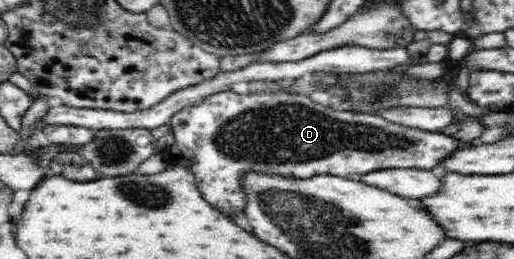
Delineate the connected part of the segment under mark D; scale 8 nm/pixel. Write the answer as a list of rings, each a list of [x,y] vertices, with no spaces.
[[[235,89],[217,92],[179,110],[172,116],[168,126],[174,136],[174,143],[166,148],[168,156],[164,158],[164,162],[167,165],[188,167],[194,173],[197,189],[206,198],[206,202],[226,216],[244,212],[247,192],[243,186],[243,178],[248,173],[266,173],[294,179],[307,179],[323,174],[358,179],[375,170],[434,169],[456,148],[466,146],[450,135],[401,126],[370,113],[333,109],[316,103],[306,95],[284,92],[249,93]]]

